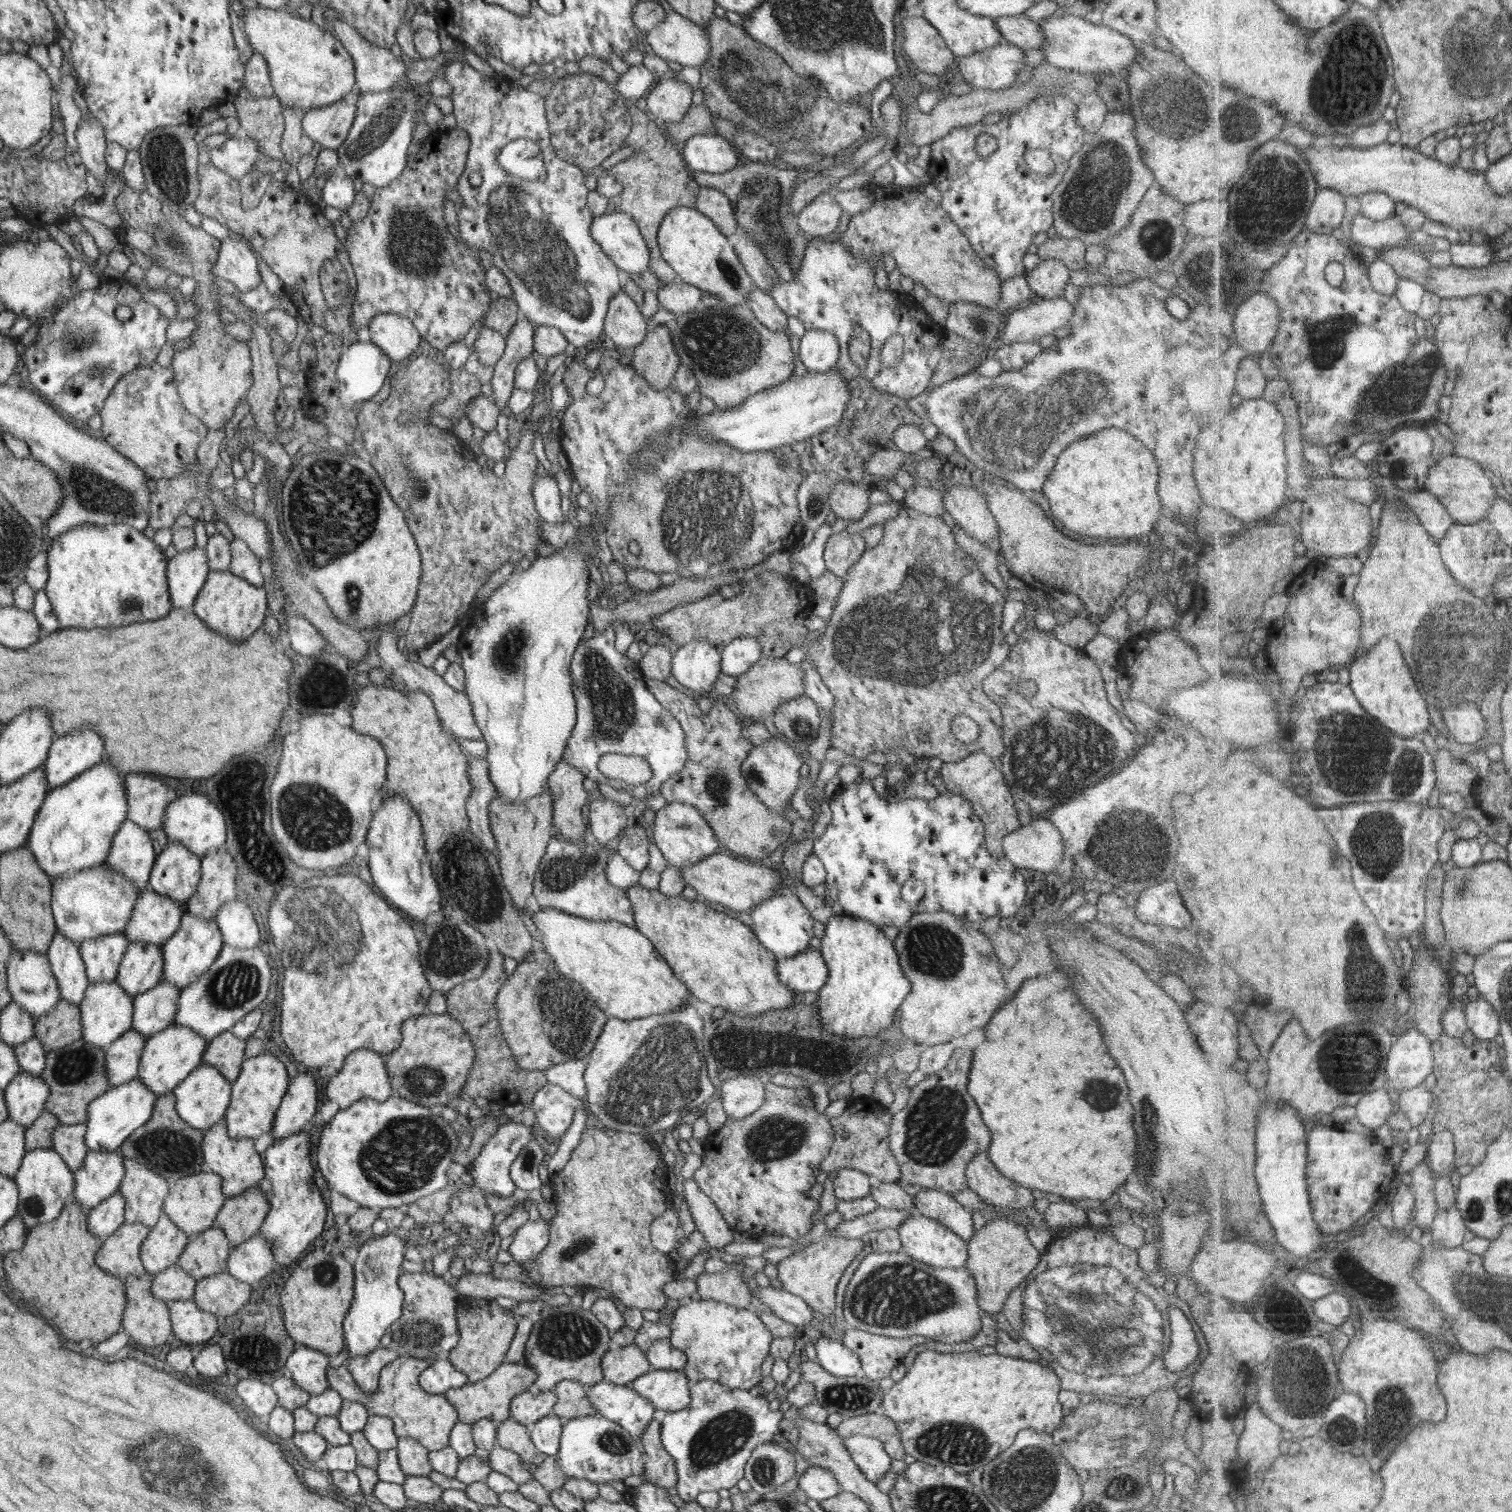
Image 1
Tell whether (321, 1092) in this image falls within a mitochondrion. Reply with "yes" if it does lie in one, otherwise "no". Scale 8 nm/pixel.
no

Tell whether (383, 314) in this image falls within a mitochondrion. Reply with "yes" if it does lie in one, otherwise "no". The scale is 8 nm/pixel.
no

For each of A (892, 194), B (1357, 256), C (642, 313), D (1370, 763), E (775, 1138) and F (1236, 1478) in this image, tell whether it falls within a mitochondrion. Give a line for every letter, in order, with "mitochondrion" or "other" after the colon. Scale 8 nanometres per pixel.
A: other
B: other
C: other
D: mitochondrion
E: mitochondrion
F: other

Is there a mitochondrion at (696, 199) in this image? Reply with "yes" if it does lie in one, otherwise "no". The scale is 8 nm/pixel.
no

